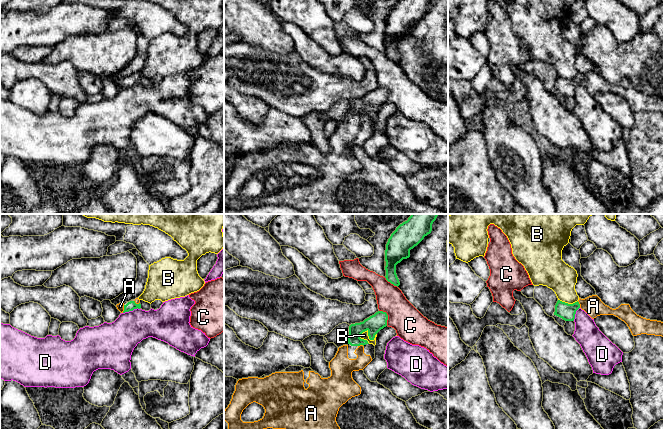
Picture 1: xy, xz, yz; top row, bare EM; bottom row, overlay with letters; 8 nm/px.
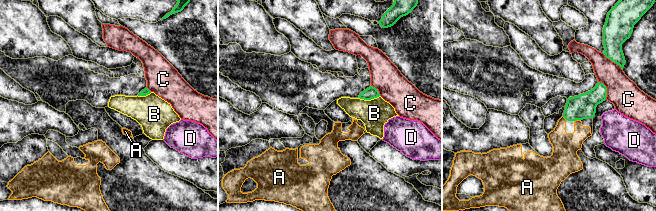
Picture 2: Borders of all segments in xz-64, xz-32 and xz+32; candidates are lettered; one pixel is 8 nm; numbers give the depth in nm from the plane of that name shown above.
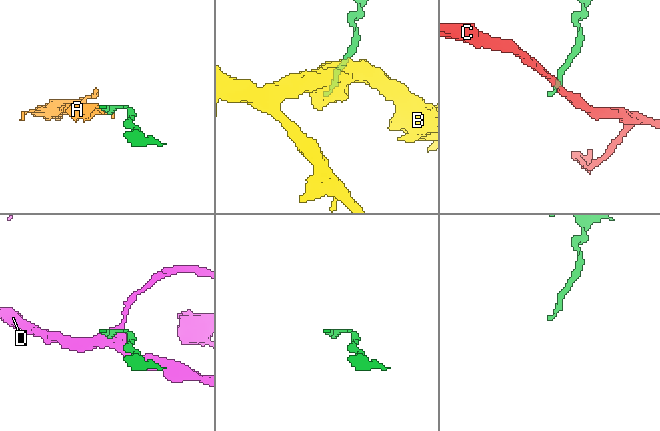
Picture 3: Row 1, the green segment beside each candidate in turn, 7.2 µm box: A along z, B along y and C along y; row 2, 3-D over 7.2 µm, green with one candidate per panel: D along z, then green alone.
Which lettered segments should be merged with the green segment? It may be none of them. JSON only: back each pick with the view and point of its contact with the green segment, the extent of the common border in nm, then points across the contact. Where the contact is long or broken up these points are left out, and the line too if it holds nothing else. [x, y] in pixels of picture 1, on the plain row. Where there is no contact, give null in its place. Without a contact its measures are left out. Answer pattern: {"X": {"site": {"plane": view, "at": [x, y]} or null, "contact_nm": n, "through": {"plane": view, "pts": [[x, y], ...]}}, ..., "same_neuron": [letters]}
{"A": {"site": {"plane": "yz", "at": [579, 80]}, "contact_nm": 60, "through": {"plane": "yz", "pts": [[566, 87], [579, 80], [593, 82]]}}, "same_neuron": ["A"]}

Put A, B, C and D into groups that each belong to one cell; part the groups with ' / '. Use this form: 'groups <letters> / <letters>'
groups A / B / C / D

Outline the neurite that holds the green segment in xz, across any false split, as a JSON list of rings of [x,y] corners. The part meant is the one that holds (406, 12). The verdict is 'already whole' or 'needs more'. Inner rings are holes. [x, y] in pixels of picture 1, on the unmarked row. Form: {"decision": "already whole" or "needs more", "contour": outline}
{"decision": "already whole", "contour": [[[400,0],[391,10],[386,20],[386,56],[394,62],[400,58],[396,41],[410,33],[410,26],[417,22],[432,7],[432,0]]]}

